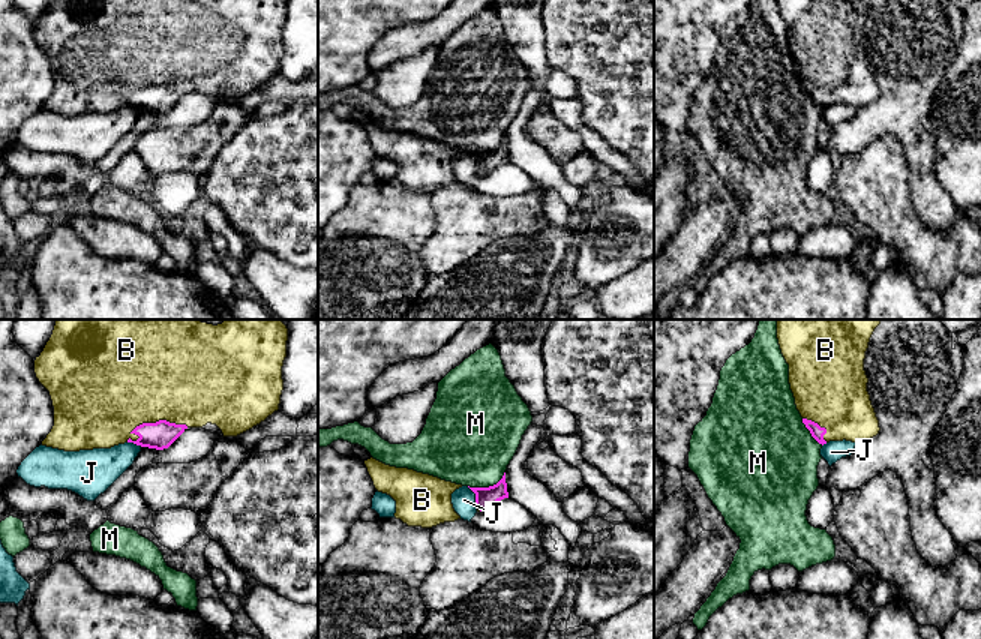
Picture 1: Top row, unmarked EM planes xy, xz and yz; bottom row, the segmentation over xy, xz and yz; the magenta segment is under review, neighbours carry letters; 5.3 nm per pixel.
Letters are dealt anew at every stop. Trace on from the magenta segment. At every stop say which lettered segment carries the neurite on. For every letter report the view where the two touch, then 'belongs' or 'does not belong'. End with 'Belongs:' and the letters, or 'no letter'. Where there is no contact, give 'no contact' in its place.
B: meets magenta in xy; belongs
J: meets magenta in xz; does not belong
M: meets magenta in xz; does not belong
Belongs: B

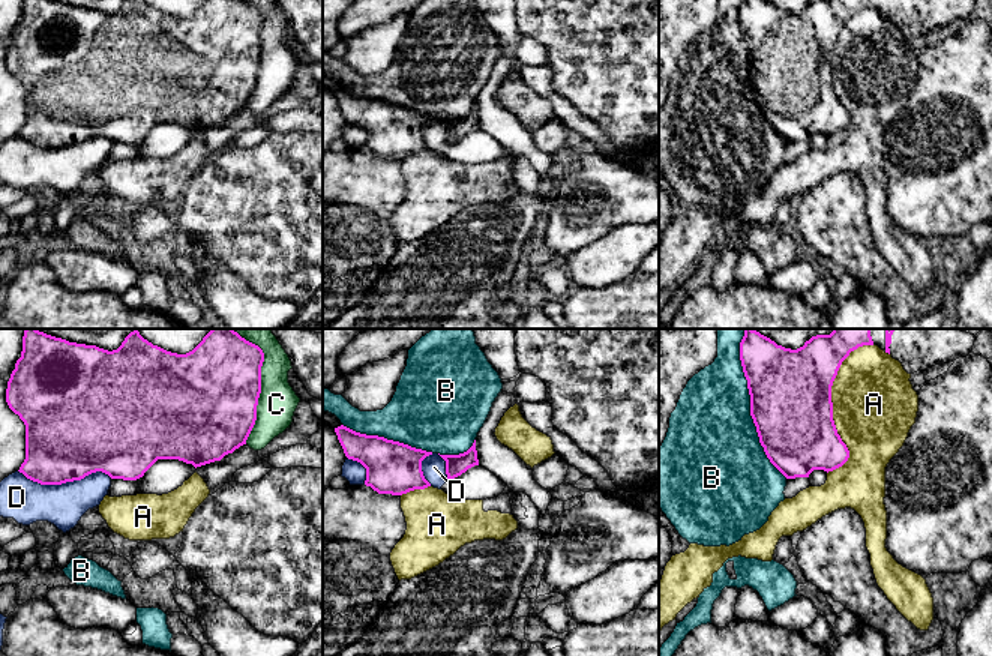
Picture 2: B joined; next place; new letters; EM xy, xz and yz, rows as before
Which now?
A: meets magenta in yz; does not belong
B: meets magenta in yz; does not belong
C: meets magenta in xy; does not belong
D: meets magenta in xy; does not belong
Belongs: no letter

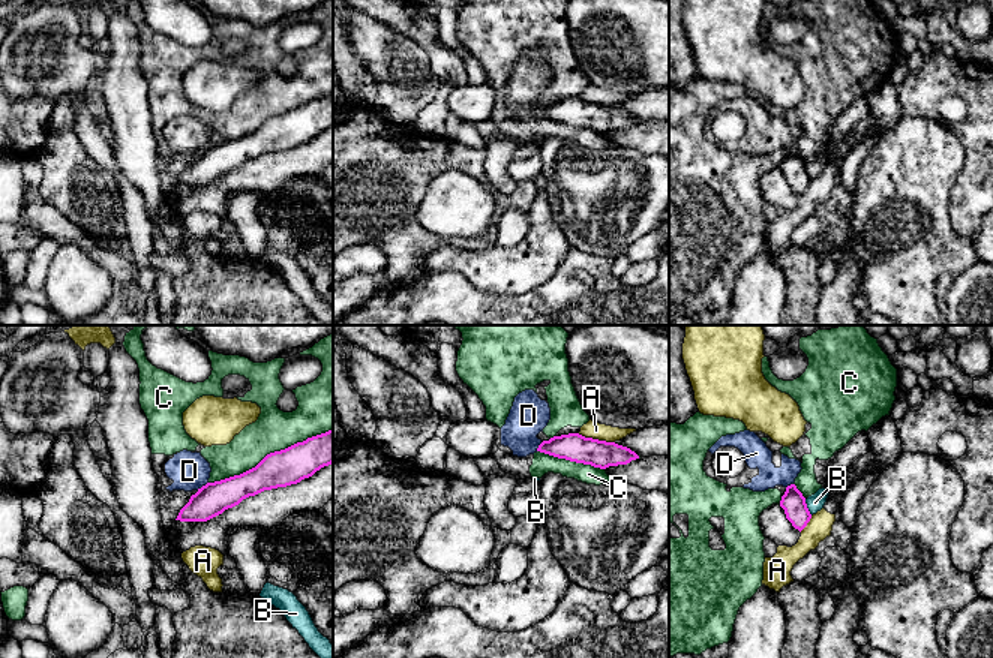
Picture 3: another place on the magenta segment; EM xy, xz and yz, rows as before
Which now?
A: meets magenta in xz; does not belong
B: meets magenta in yz; does not belong
C: meets magenta in xy; does not belong
D: meets magenta in xy; does not belong
Belongs: no letter

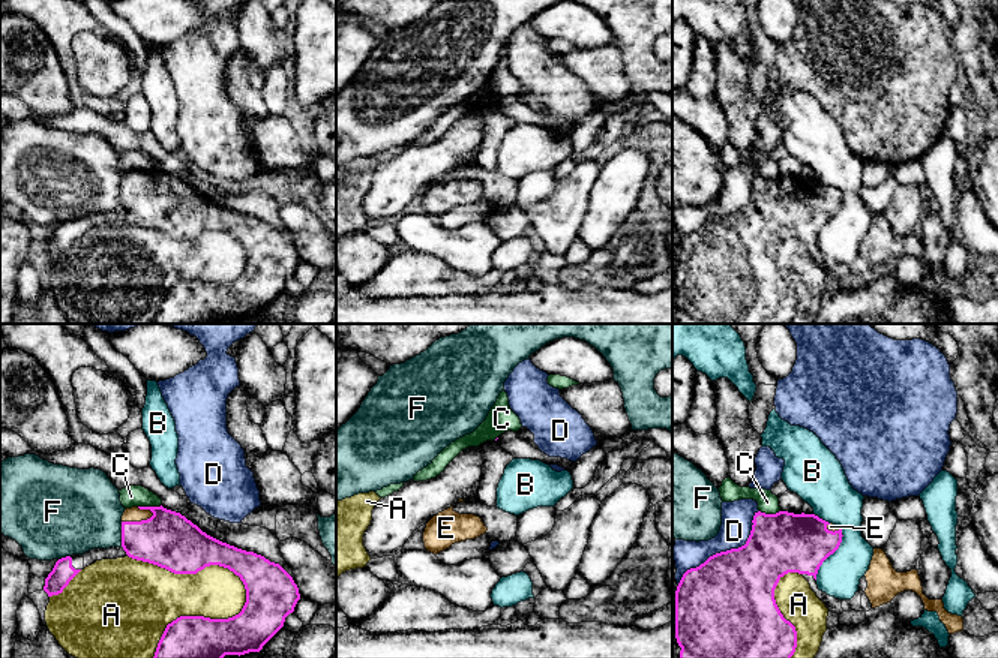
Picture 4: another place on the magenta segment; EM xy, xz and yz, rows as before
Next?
A: meets magenta in xy; does not belong
B: meets magenta in yz; does not belong
C: meets magenta in xy; does not belong
D: meets magenta in yz; does not belong
E: meets magenta in xy; belongs
F: meets magenta in xy; does not belong
Belongs: E

